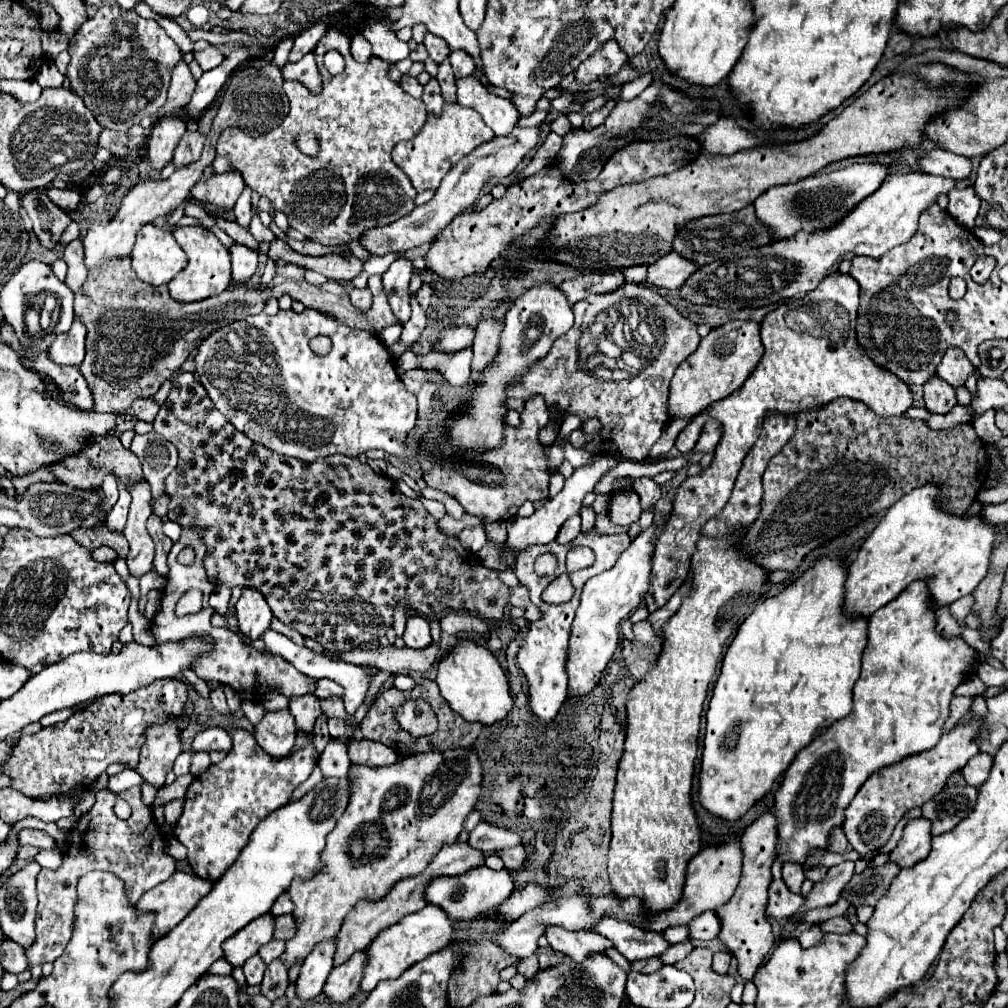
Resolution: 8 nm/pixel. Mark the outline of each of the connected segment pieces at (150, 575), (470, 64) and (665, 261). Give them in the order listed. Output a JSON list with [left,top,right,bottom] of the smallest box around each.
[[139,571,166,596],[450,50,476,78],[646,252,700,290]]

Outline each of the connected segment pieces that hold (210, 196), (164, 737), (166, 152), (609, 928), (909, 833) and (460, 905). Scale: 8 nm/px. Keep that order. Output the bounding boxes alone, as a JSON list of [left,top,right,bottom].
[[190,170,244,212],[138,720,182,788],[146,114,186,170],[594,916,672,962],[890,818,932,868],[426,866,516,920]]

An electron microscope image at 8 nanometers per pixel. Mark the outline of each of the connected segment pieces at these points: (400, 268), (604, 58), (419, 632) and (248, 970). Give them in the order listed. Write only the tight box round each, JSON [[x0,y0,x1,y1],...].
[[382,256,412,322],[574,40,628,84],[404,616,432,648],[242,954,266,986]]

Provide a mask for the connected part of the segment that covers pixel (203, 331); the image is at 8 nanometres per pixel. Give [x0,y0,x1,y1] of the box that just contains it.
[74,260,242,412]

